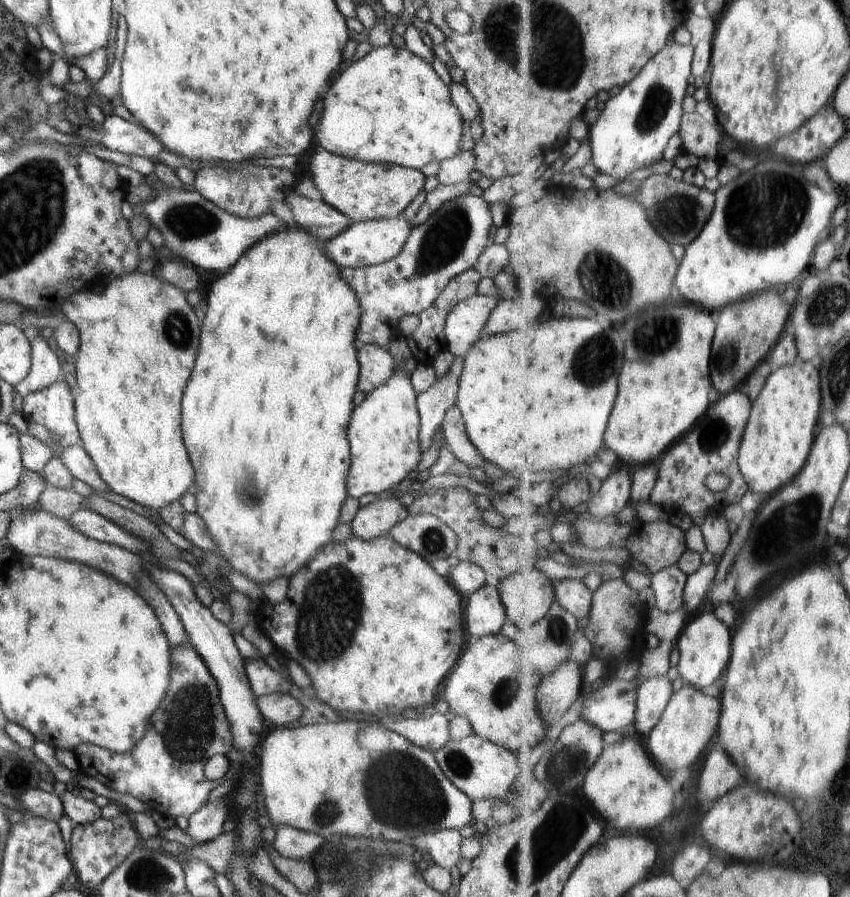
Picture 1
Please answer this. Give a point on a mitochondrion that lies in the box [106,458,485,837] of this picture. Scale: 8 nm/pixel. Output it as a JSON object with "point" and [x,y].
{"point":[329,617]}

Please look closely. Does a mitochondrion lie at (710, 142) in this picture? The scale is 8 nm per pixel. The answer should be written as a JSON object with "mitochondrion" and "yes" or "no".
{"mitochondrion":"no"}

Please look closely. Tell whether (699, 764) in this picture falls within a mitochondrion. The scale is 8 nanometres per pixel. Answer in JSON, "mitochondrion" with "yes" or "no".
{"mitochondrion":"no"}

